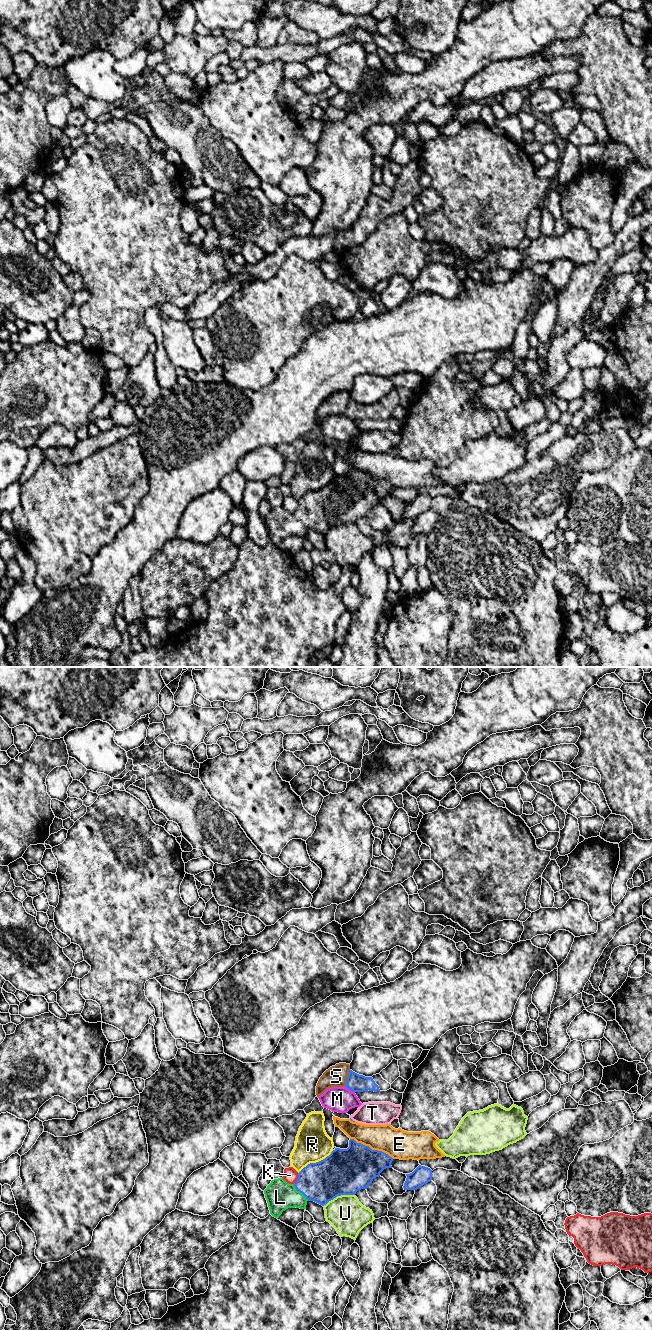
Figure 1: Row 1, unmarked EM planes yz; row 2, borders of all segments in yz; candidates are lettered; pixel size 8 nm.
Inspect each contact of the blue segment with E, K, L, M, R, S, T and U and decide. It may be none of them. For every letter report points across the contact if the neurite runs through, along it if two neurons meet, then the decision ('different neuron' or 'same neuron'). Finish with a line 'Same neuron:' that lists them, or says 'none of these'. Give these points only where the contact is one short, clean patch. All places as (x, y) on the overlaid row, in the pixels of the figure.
E: different neuron
K: different neuron
L: across yz (321, 1182), (315, 1182), (300, 1192), (296, 1195), (280, 1195) | same neuron
M: along yz (344, 1086), (354, 1092) | different neuron
R: different neuron
S: different neuron
T: different neuron
U: different neuron
Same neuron: L

